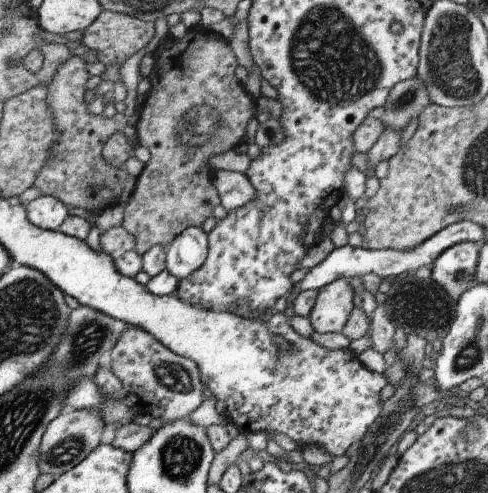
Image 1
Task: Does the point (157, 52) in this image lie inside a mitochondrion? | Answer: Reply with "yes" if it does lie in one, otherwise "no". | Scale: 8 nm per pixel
no

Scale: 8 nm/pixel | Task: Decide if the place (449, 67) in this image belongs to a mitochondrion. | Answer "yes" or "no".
yes

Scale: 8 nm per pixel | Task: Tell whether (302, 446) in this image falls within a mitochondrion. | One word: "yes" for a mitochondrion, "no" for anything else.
no

